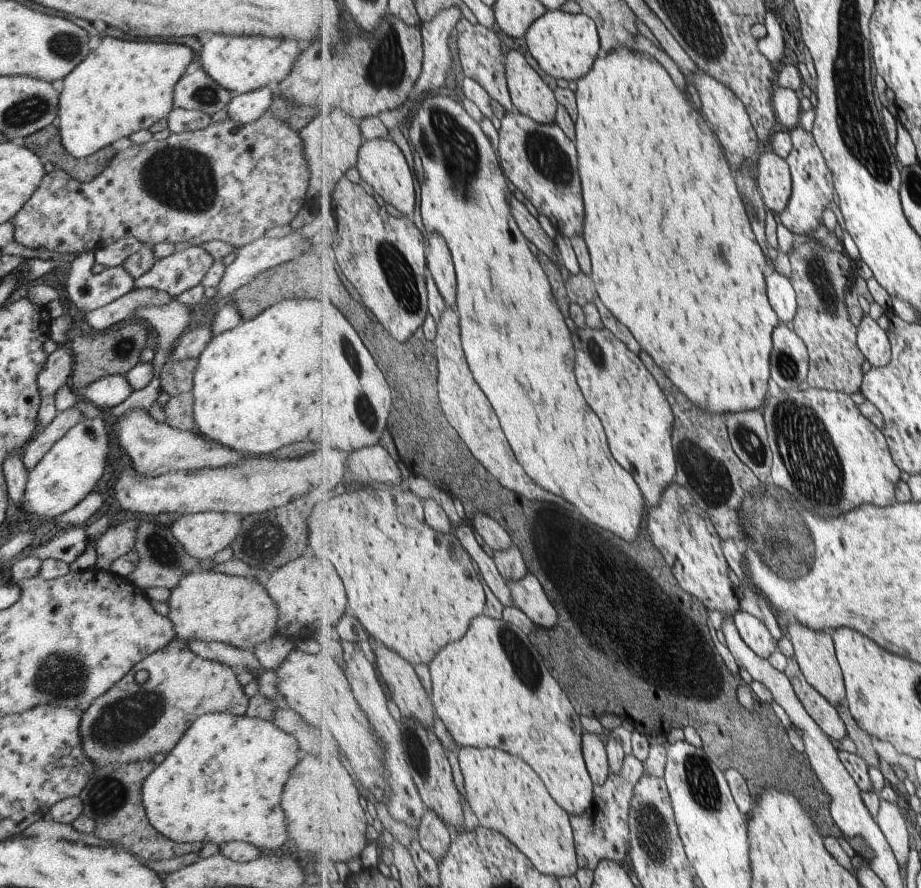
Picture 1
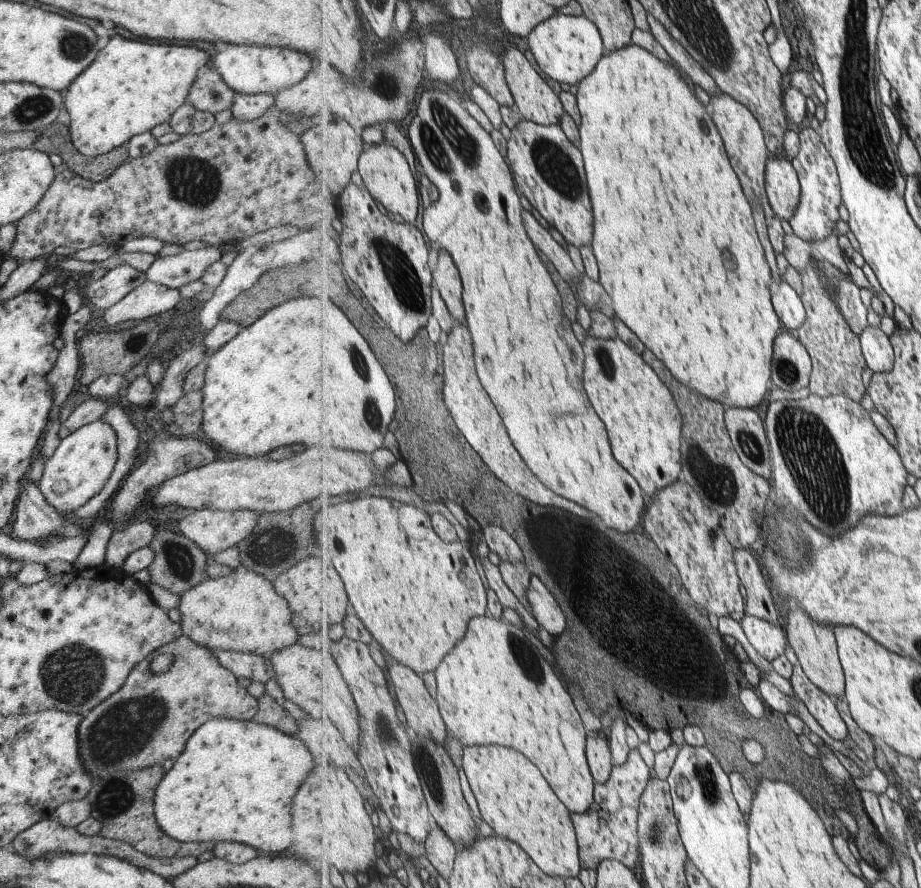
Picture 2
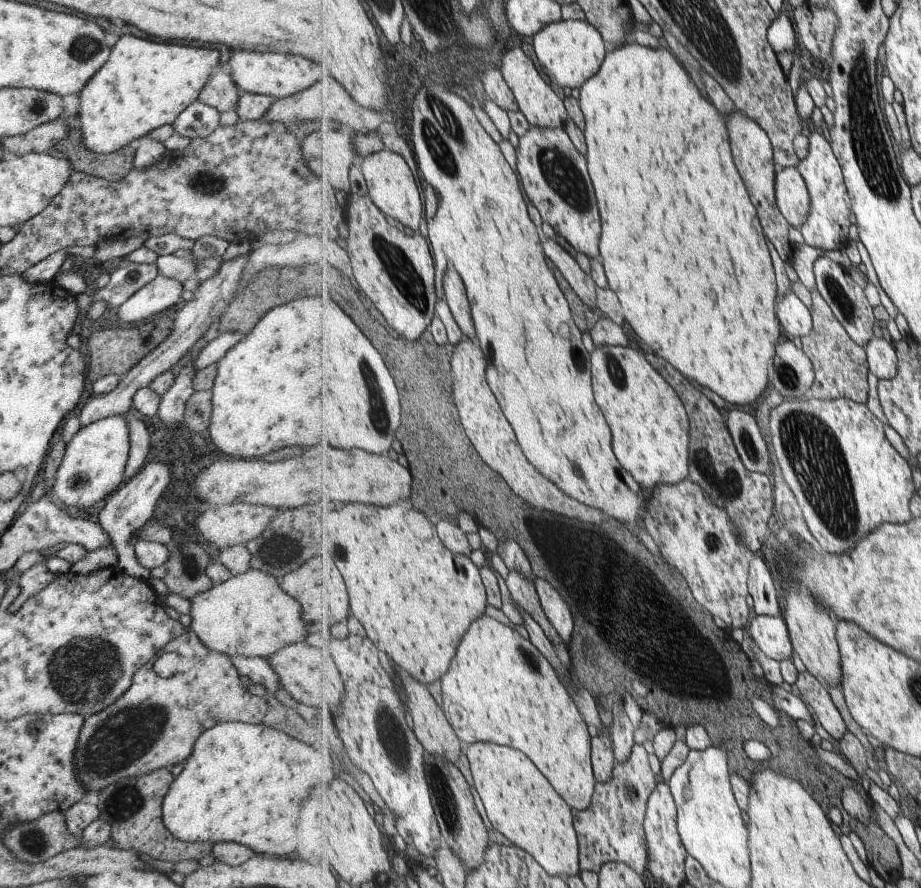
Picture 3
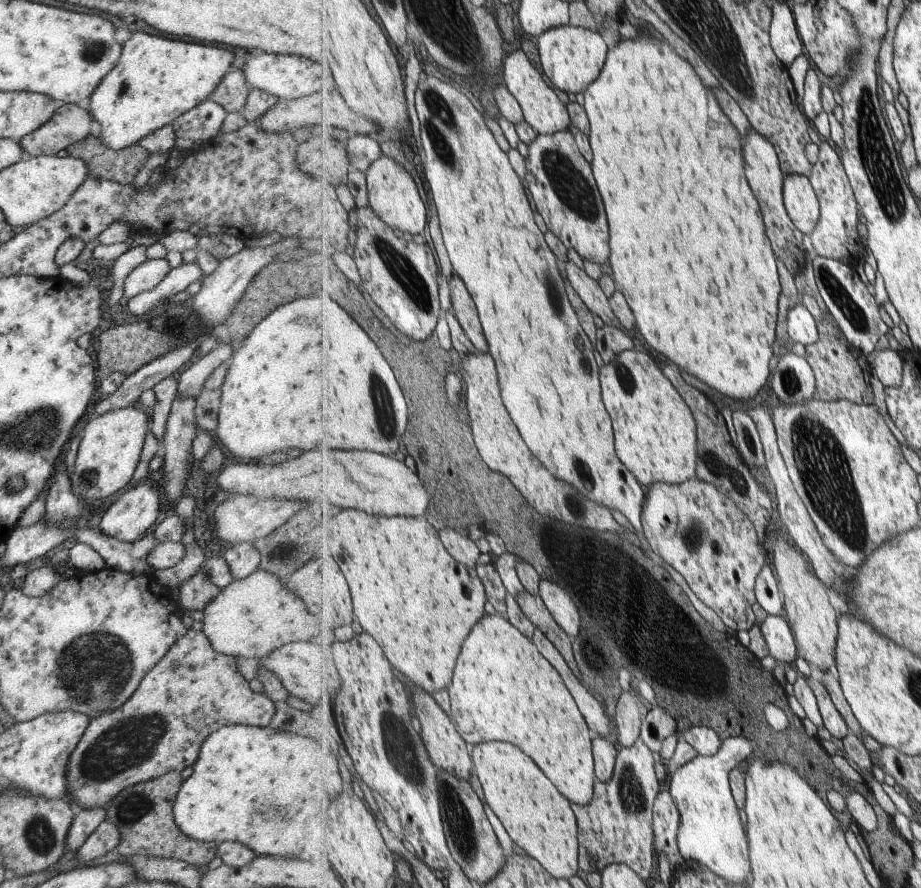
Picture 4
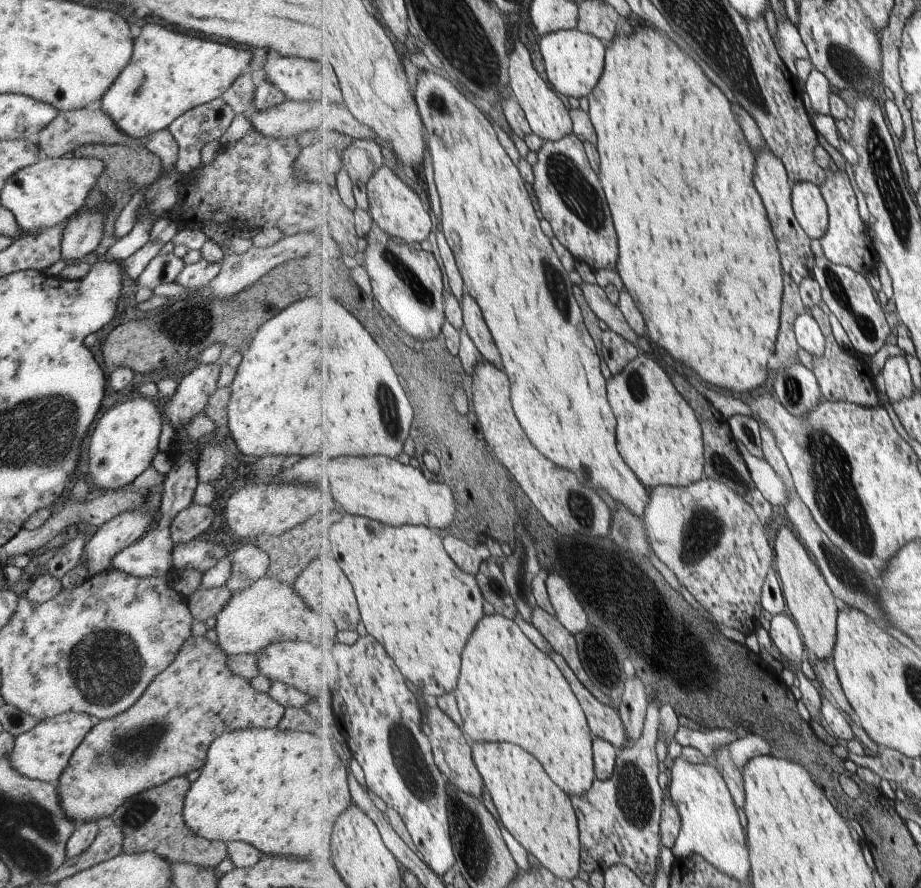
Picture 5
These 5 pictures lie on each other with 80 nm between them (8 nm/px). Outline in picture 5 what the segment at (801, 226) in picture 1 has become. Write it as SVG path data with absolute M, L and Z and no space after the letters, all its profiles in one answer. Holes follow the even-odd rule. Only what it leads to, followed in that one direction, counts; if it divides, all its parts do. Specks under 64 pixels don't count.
M838 168L834 173L828 169L826 183L821 187L823 196L828 202L830 214L830 225L826 234L819 239L824 248L824 254L831 262L838 265L845 265L853 268L855 272L867 274L876 272L879 253L875 252L875 246L871 245L871 238L868 234L868 227L865 226L861 214L859 214L859 204L857 204L857 194L853 190L851 179Z

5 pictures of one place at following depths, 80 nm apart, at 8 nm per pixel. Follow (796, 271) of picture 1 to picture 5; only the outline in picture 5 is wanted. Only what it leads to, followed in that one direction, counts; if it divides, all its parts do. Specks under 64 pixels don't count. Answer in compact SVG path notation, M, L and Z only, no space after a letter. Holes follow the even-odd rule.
M833 337L826 338L825 354L820 357L813 357L813 371L817 375L823 400L849 401L866 407L880 405L871 366L862 358L857 357L856 352L853 353L851 350L843 348Z

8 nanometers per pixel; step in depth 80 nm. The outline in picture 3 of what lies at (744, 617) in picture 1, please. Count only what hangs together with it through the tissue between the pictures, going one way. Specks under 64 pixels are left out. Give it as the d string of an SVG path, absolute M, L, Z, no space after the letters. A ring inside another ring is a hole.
M755 615L748 629L767 657L779 662L791 659L794 644L784 616Z

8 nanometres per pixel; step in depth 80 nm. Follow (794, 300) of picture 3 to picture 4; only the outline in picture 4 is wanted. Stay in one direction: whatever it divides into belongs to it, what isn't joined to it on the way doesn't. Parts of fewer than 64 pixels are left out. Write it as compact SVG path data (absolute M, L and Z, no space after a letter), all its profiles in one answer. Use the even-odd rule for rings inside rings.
M800 303L788 312L787 322L787 330L793 342L800 342L808 347L820 339L818 324L803 304Z

